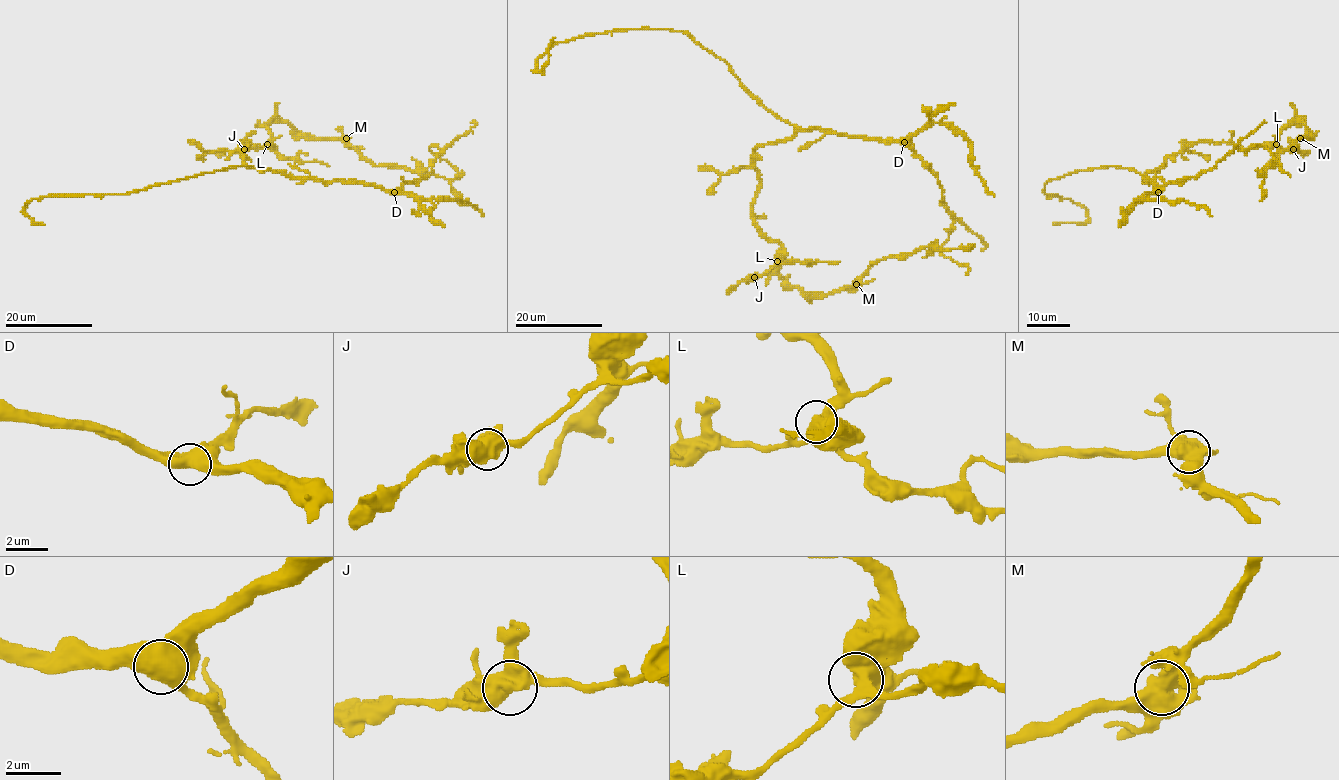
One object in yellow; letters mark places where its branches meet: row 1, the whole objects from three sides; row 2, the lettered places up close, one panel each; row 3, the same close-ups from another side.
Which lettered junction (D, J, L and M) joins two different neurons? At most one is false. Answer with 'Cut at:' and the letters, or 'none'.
Cut at: none

